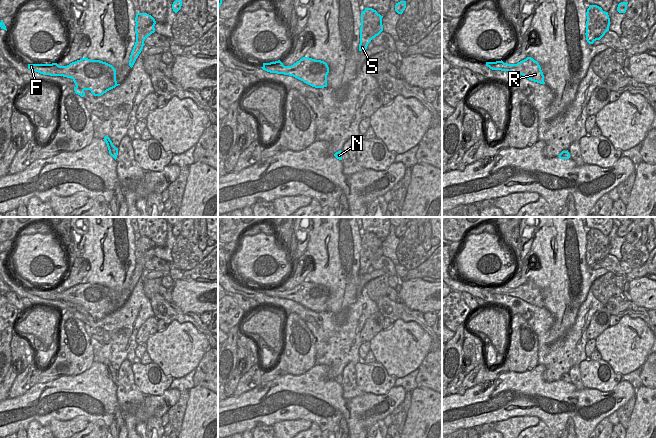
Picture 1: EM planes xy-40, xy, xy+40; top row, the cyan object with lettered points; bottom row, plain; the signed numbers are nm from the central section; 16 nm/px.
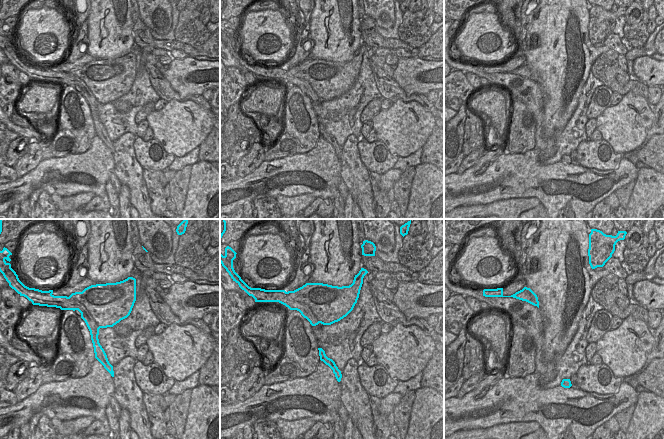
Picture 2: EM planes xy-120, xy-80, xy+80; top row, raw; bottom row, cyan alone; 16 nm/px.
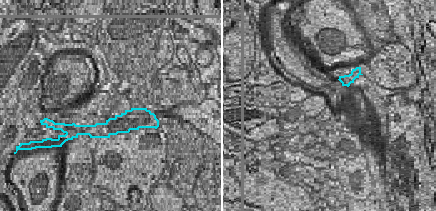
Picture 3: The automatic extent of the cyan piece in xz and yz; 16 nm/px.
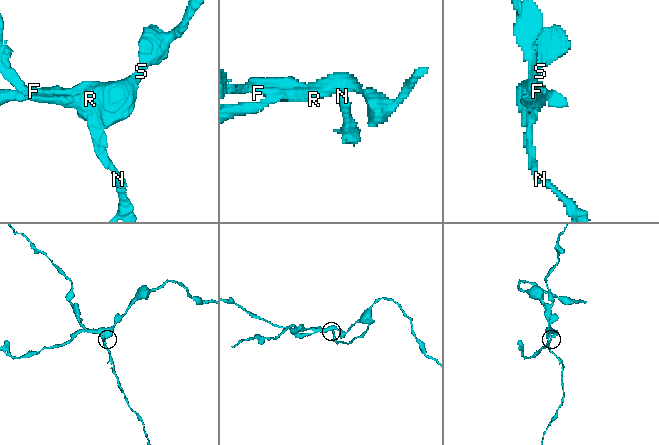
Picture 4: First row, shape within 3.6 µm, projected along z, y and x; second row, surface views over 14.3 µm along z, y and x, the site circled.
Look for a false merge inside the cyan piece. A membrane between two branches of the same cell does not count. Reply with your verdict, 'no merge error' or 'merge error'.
merge error

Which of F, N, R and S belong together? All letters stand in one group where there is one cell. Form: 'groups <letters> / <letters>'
groups F N / R S

